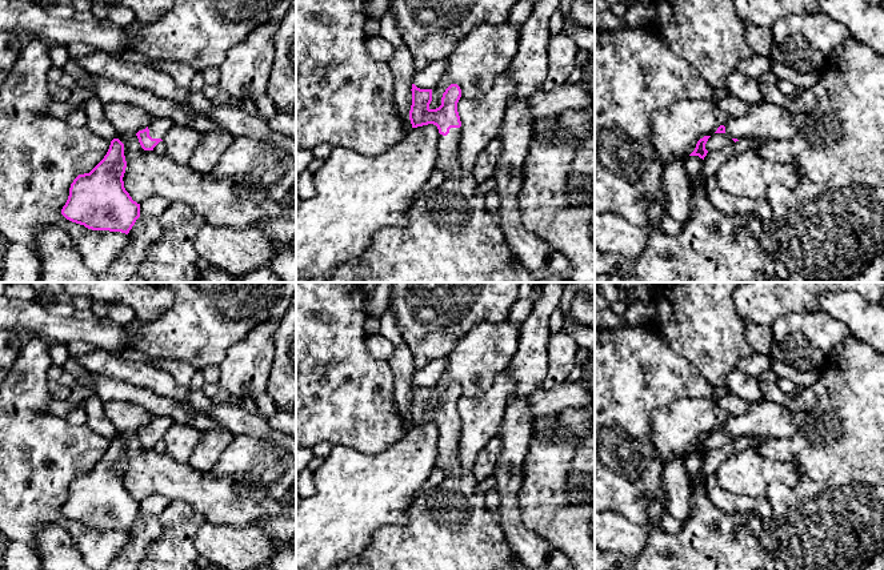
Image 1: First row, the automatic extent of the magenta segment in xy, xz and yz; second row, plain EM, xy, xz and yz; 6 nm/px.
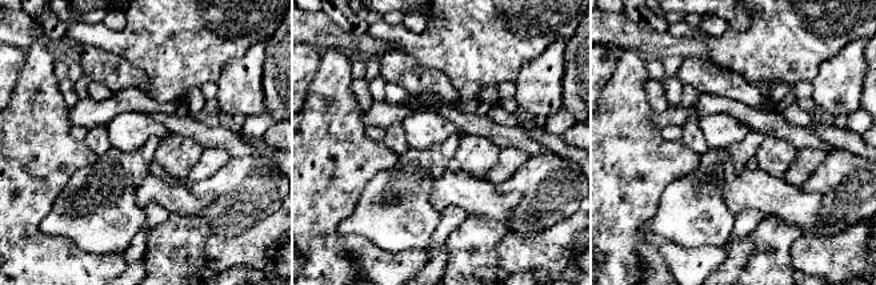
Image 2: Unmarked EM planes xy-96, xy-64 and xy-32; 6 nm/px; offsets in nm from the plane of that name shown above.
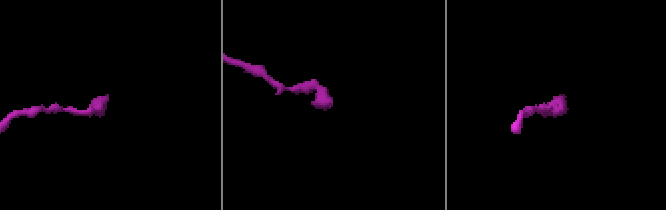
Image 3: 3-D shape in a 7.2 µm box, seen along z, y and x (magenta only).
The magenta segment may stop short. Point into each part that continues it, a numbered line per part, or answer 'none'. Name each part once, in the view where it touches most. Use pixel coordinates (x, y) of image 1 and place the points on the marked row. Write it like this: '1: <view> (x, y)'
1: xz (448, 145)

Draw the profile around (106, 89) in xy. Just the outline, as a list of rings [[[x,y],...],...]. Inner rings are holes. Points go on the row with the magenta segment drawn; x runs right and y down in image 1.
[[[88,76],[83,80],[81,88],[95,88],[95,96],[103,103],[129,103],[148,112],[152,117],[167,117],[175,124],[185,124],[195,128],[203,136],[223,129],[213,120],[203,113],[187,115],[177,103],[161,99],[147,89],[140,89],[121,81],[109,79],[93,79]]]

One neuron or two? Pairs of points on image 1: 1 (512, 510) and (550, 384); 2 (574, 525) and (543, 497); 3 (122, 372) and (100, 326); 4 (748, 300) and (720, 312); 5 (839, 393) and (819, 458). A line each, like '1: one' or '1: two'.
1: two
2: one
3: two
4: two
5: one

